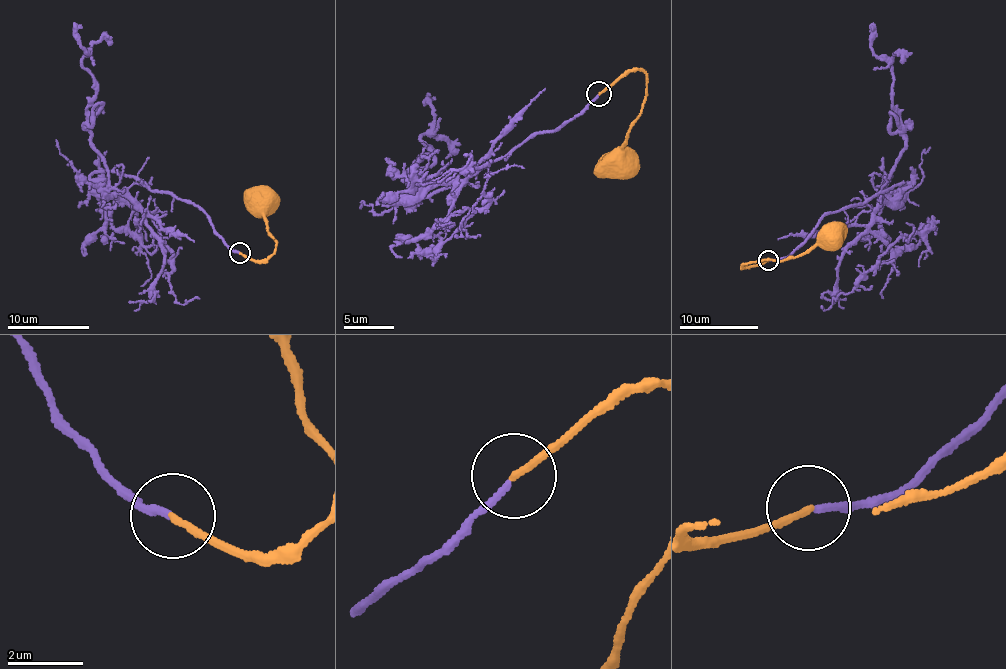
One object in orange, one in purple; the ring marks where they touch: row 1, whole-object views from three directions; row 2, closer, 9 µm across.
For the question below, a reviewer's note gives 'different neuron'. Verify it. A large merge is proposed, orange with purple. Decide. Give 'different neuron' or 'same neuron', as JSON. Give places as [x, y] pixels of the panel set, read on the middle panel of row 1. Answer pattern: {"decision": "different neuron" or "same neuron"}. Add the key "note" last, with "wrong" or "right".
{"decision": "different neuron", "note": "right"}

